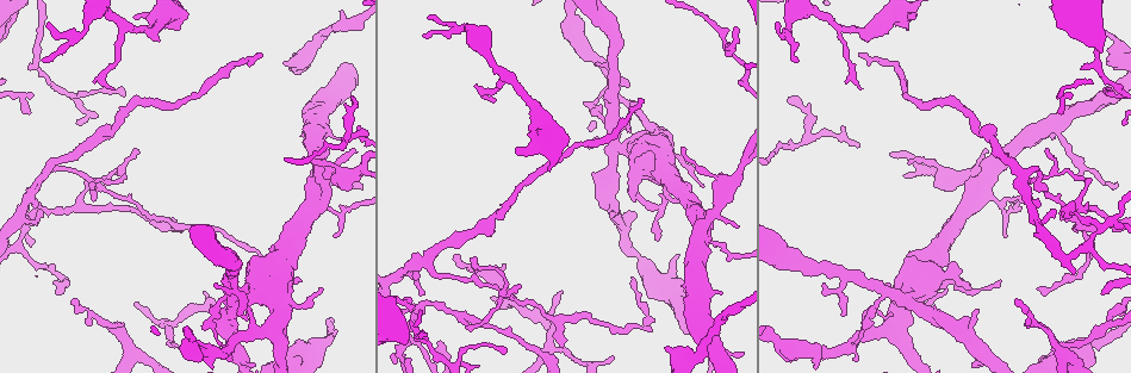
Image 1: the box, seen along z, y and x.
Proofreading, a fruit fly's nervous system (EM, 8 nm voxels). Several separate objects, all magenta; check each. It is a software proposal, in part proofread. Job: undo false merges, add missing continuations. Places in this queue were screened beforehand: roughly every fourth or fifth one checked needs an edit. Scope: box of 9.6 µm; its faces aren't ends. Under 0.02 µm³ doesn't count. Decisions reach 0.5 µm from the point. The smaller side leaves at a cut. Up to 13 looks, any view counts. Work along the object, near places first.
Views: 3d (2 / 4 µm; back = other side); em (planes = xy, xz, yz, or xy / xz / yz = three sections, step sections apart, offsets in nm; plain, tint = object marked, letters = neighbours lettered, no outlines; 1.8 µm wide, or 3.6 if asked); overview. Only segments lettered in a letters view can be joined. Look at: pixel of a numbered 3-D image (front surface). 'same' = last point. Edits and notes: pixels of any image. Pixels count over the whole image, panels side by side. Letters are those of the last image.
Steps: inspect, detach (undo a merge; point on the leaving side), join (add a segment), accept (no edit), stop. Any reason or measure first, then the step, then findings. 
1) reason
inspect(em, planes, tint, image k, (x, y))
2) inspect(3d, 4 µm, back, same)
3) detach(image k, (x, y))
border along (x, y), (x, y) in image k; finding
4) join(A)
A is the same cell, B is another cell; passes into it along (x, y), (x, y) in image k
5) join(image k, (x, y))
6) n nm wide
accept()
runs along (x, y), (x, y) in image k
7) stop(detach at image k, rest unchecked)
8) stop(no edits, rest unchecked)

four or more arms meet
inspect(3d, 2 µm, image 1, (21, 232))

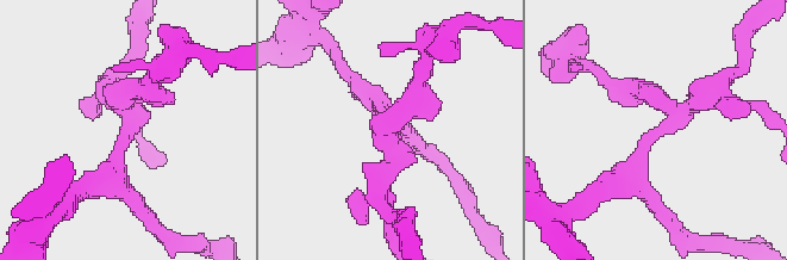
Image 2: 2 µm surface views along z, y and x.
inspect(em, planes, tint, image 2, (392, 136))

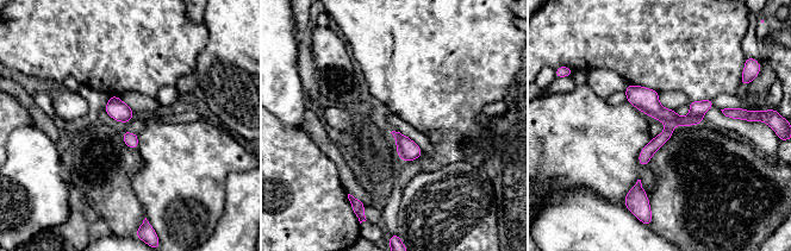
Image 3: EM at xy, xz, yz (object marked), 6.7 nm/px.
see the neighbours
inspect(em, planes, letters, same)

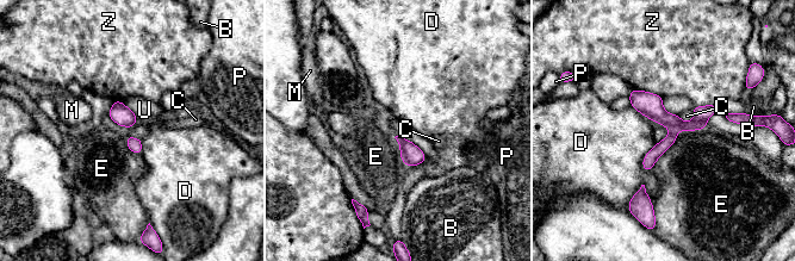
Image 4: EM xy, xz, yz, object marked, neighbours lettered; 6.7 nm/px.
120 nm wide; E touches over 480 nm
detach(image 4, (672, 122))
B, C, D, E, M, P, U and Z are other cells; a second cell is stuck on

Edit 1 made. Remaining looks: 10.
a fork
inspect(3d, 2 µm, image 1, (171, 325))

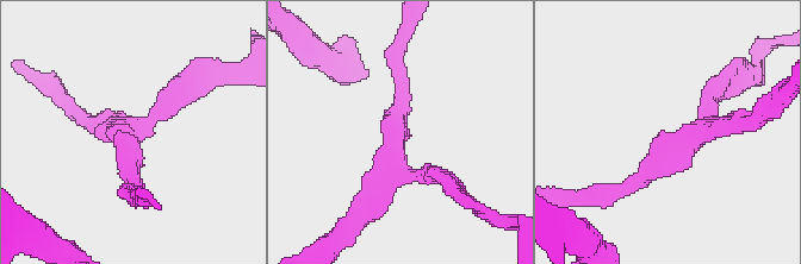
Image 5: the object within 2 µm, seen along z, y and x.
inspect(em, 3.6 µm, planes, letters, image 5, (122, 130))

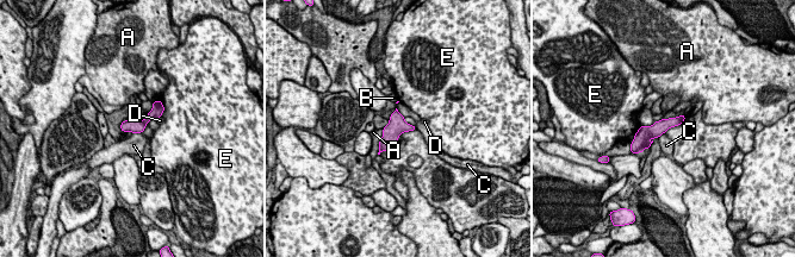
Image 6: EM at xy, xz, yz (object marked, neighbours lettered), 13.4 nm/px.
accept()
A, B, C, D and E are other cells; runs along (681, 119), (658, 127), (639, 146) in image 6; one cell here

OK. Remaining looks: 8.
narrows sharply
inspect(em, planes, letters, image 1, (701, 227))

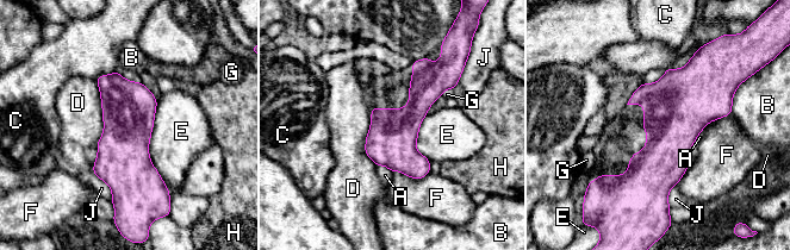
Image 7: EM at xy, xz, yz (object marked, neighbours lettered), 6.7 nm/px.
340 nm wide
accept()
A, B, C, D, E, F, G, H and J are other cells; border along (369, 114), (365, 154), (377, 166) in image 7; one cell here

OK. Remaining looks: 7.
inspect(3d, 2 µm, image 1, (631, 185))

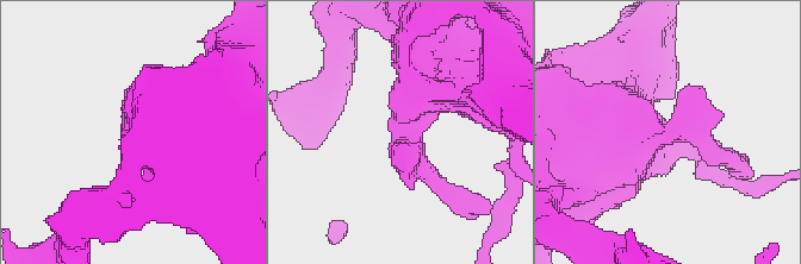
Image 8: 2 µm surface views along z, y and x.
inspect(em, planes, letters, image 8, (408, 134))

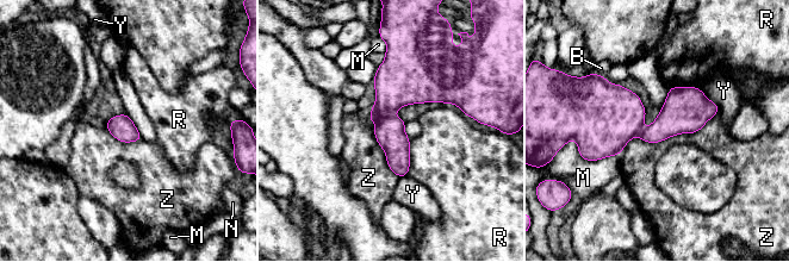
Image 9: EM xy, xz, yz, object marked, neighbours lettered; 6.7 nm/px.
170 nm wide
detach(image 9, (389, 131))
B, M, N, R, Y and Z are other cells; border along (389, 113), (376, 120) in image 9; a second cell is stuck on

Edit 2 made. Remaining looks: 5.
inspect(overview)

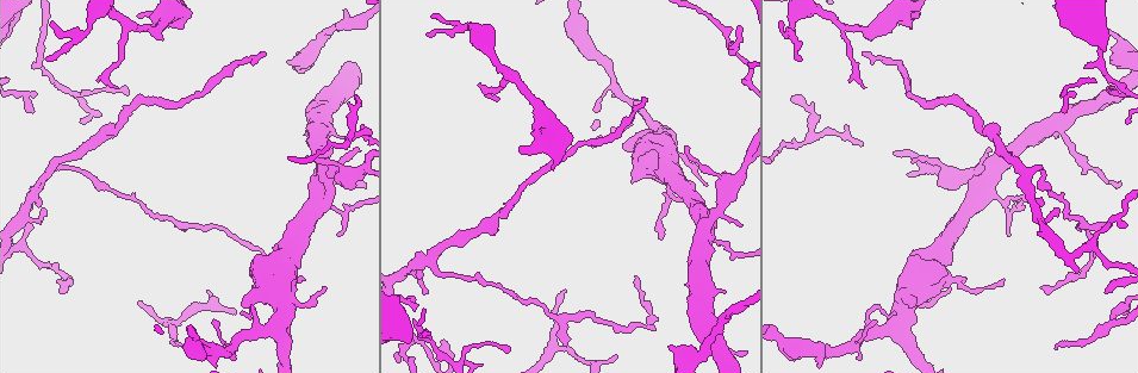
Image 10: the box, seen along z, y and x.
free end
inspect(em, planes, letters, image 10, (1109, 61))

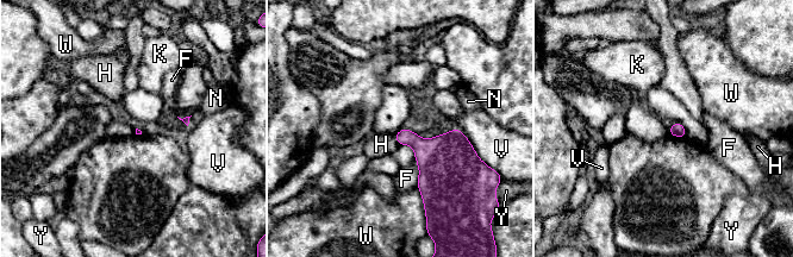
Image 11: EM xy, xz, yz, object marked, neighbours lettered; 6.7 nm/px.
accept()
F, H, K, N, V, W and Y are other cells; border along (394, 135), (399, 144) in image 11; no lettered segment goes on from it

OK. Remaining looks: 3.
stop(detach at image 4, detach at image 9, rest unchecked)

